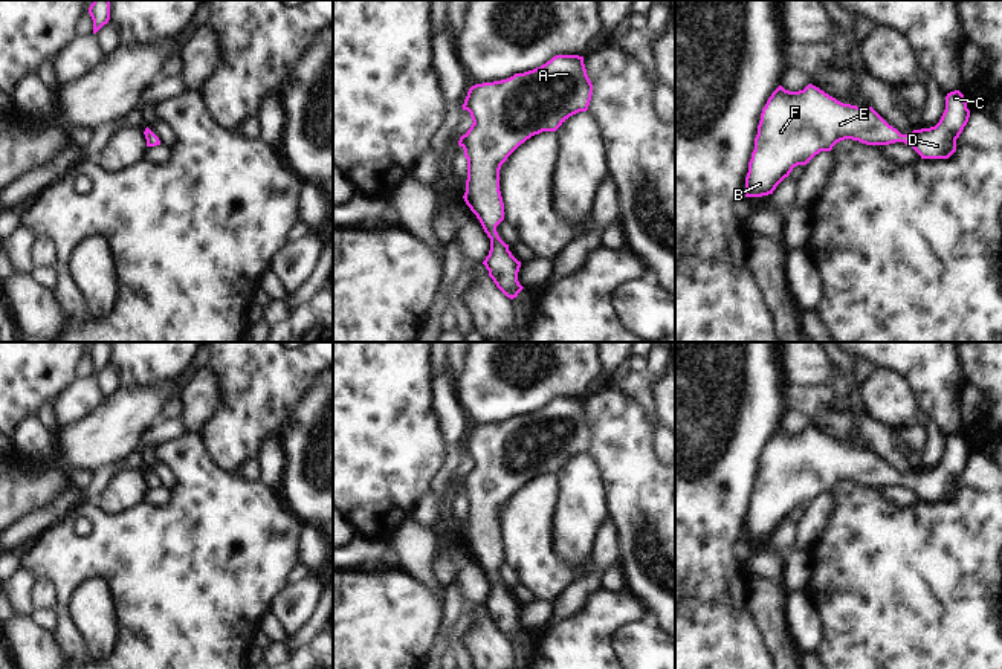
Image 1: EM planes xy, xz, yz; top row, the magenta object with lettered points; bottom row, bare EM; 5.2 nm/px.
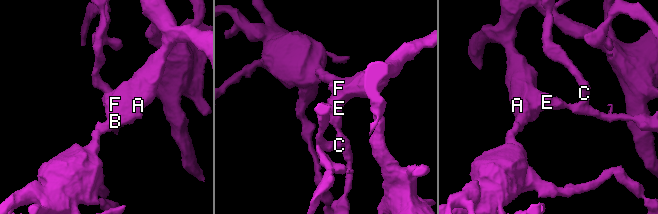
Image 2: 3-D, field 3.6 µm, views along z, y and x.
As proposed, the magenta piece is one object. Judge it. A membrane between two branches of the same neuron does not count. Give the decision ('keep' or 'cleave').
keep

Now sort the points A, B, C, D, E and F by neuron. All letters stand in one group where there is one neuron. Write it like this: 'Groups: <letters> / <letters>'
Groups: A B C D E F

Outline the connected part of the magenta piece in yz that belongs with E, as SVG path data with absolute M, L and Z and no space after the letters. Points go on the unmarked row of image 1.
M808 426L803 432L790 434L779 428L768 440L761 455L755 492L748 504L745 519L745 539L762 539L773 536L776 528L790 518L794 509L806 507L820 493L831 493L845 481L858 483L866 487L889 487L904 484L912 489L921 501L949 501L956 493L956 481L970 460L970 452L959 432L945 438L945 452L935 469L913 472L901 477L889 467L872 449L860 451L843 446L819 429Z

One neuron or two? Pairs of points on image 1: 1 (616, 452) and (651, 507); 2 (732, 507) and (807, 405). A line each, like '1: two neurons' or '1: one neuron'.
1: one neuron
2: two neurons

